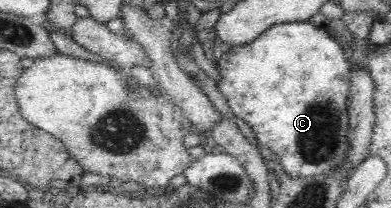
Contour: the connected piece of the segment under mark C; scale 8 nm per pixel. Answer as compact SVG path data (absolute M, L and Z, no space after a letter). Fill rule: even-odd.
M287 21L287 23L277 23L271 25L269 29L259 33L259 37L251 41L251 43L243 43L243 45L231 45L228 47L217 63L220 78L216 80L218 89L226 98L229 110L235 118L239 118L247 122L255 133L257 142L268 147L279 158L281 166L287 175L293 178L309 177L311 175L323 175L336 171L344 162L349 150L349 141L347 135L349 132L349 119L347 119L347 95L349 95L349 71L350 63L346 58L346 51L342 47L341 42L337 40L327 27L315 26L308 21Z

